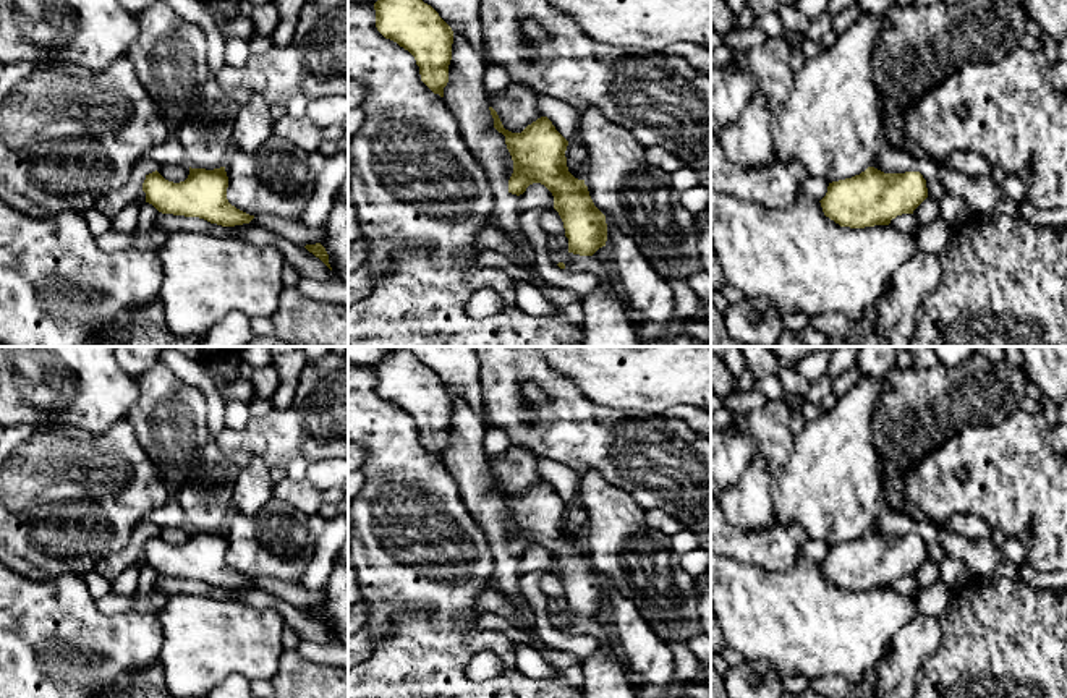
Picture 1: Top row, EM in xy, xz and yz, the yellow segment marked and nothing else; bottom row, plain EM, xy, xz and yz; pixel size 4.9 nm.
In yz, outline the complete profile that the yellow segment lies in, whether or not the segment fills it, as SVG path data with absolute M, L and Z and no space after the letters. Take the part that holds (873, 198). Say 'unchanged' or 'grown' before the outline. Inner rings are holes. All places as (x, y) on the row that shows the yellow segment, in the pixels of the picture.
unchanged; M868 167L860 175L829 183L819 202L824 215L840 227L865 228L913 214L926 198L926 180L920 172L884 173Z

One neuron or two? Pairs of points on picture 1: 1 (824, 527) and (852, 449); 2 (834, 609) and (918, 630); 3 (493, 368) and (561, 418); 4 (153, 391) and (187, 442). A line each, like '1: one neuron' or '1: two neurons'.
1: one neuron
2: two neurons
3: one neuron
4: one neuron

